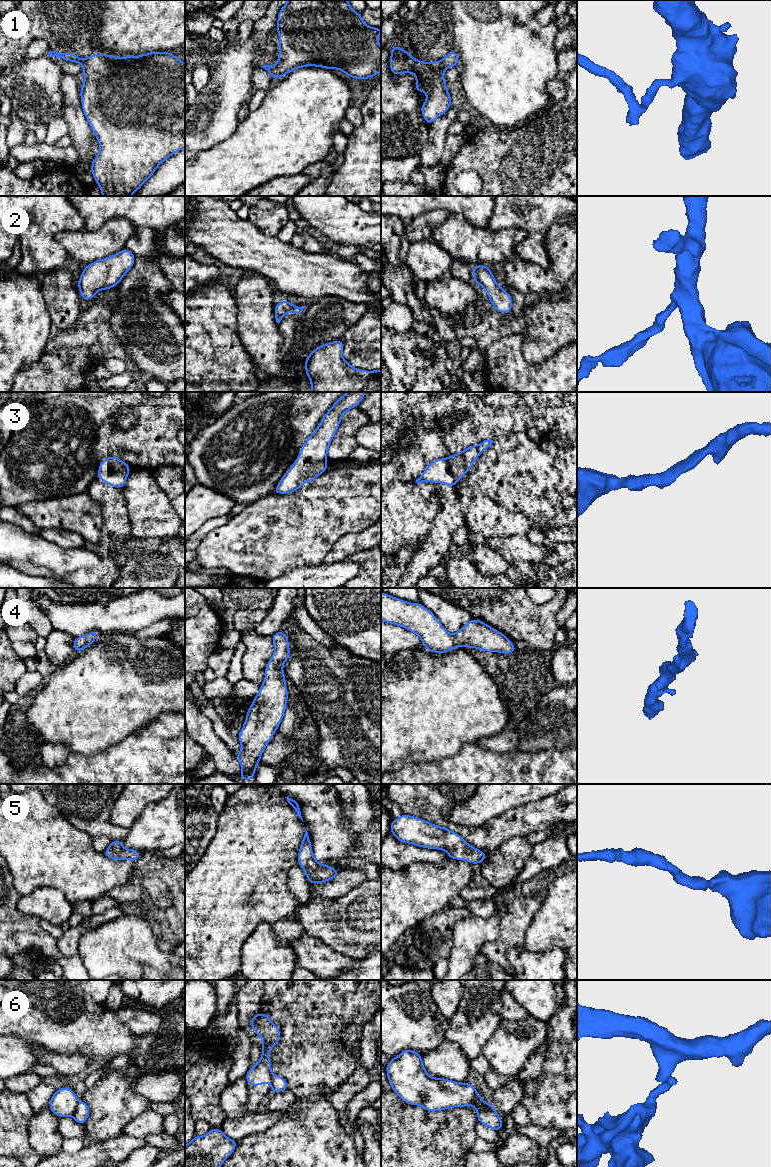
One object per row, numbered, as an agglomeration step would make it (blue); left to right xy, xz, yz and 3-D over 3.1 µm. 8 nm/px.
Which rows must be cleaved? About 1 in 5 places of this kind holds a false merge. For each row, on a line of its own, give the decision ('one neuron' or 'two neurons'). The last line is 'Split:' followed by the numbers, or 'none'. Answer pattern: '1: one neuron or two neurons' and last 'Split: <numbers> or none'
1: one neuron
2: one neuron
3: one neuron
4: one neuron
5: one neuron
6: two neurons
Split: 6

